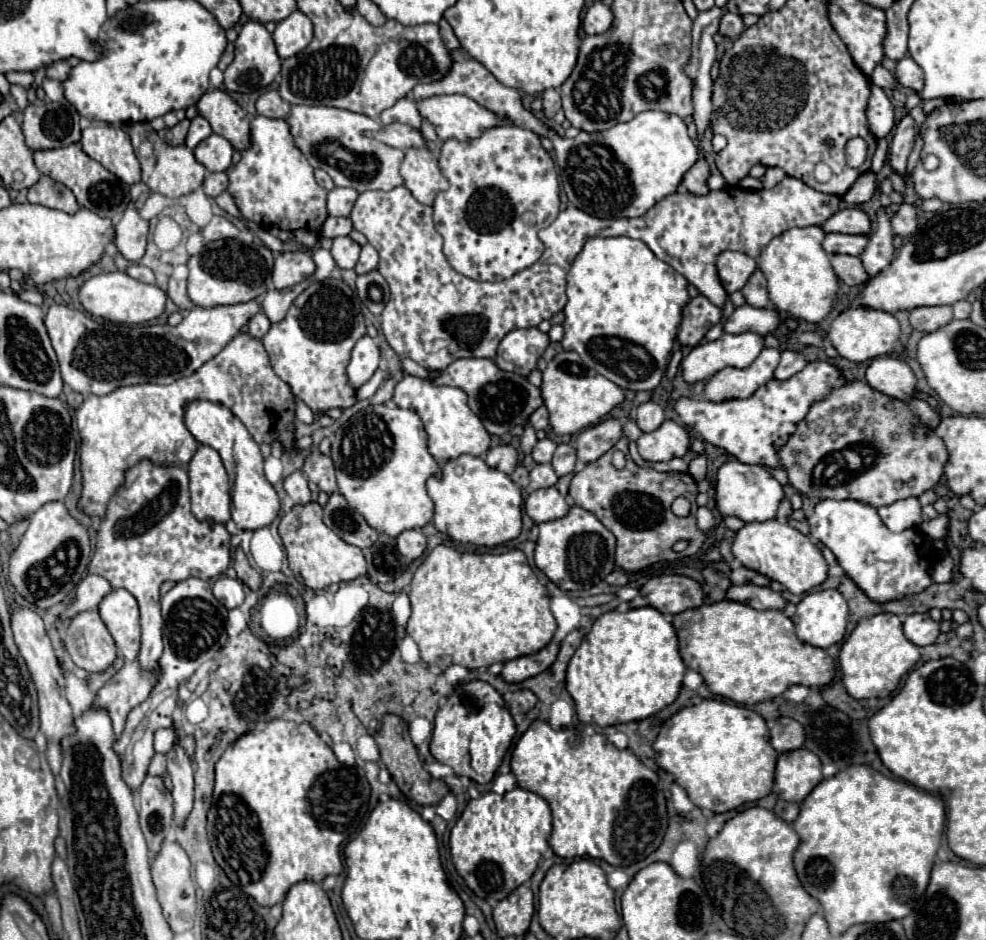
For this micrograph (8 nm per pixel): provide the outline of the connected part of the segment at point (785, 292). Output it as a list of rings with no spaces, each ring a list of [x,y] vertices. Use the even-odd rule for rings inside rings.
[[[820,226],[790,228],[774,238],[758,256],[758,268],[768,280],[768,296],[778,312],[806,322],[820,322],[832,310],[838,278],[828,254],[822,250],[824,230]]]

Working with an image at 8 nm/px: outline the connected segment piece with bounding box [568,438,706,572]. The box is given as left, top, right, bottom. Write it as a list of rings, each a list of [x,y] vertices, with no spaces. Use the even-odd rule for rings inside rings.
[[[622,438],[610,452],[576,472],[568,494],[574,498],[574,504],[592,512],[618,538],[616,564],[626,572],[638,572],[662,560],[672,562],[692,556],[706,540],[706,534],[696,524],[698,488],[694,478],[688,472],[658,472],[654,468],[638,466],[628,454],[628,438]],[[614,450],[626,452],[626,466],[622,470],[614,468],[612,464]],[[678,496],[684,496],[692,502],[692,512],[686,518],[678,518],[670,512],[670,504]],[[678,540],[690,542],[684,552],[672,550]]]

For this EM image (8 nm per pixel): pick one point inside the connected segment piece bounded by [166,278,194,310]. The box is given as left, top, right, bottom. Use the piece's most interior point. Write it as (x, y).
(176, 290)

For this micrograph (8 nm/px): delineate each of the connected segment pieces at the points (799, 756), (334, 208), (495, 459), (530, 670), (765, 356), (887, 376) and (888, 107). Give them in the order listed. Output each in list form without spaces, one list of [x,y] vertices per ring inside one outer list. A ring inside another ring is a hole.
[[[798,748],[778,756],[774,788],[782,800],[800,804],[822,778],[820,758],[810,750]]]
[[[334,188],[328,192],[328,214],[330,216],[350,216],[352,204],[358,192],[352,188]]]
[[[510,444],[490,448],[486,454],[486,464],[504,472],[504,474],[512,474],[518,464],[518,452]]]
[[[550,642],[546,648],[542,648],[536,654],[528,654],[528,656],[508,660],[504,664],[504,670],[502,670],[500,676],[506,682],[522,682],[526,678],[532,678],[532,676],[536,676],[536,674],[540,674],[540,672],[544,672],[546,668],[552,666],[552,662],[558,656],[558,650],[560,650],[560,644]]]
[[[764,348],[760,352],[760,356],[748,368],[720,370],[706,382],[704,398],[710,402],[726,402],[726,400],[734,400],[734,398],[752,396],[760,386],[764,386],[768,380],[772,380],[778,360],[780,360],[780,350]]]
[[[876,358],[866,370],[866,382],[886,396],[910,402],[916,390],[916,374],[904,360]]]
[[[872,86],[872,94],[868,100],[868,108],[866,108],[866,118],[868,118],[870,132],[876,138],[888,136],[894,128],[894,106],[890,98],[884,94],[884,90],[878,86]]]

